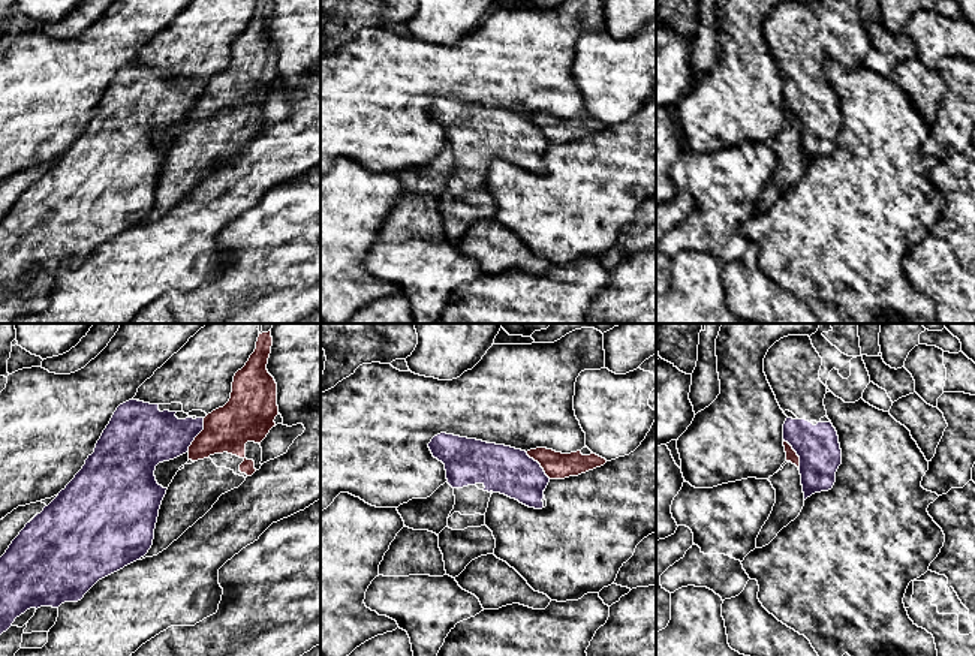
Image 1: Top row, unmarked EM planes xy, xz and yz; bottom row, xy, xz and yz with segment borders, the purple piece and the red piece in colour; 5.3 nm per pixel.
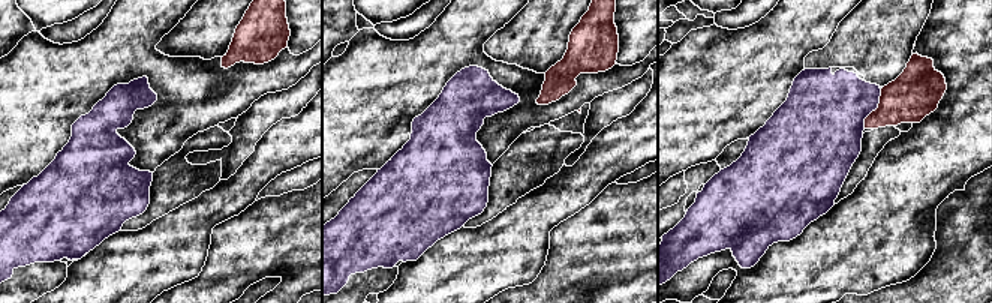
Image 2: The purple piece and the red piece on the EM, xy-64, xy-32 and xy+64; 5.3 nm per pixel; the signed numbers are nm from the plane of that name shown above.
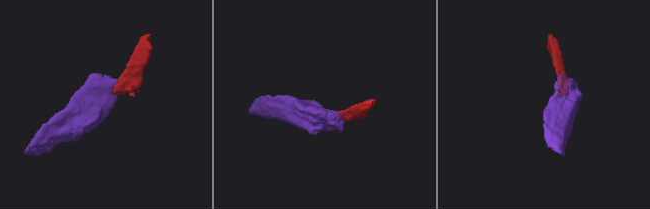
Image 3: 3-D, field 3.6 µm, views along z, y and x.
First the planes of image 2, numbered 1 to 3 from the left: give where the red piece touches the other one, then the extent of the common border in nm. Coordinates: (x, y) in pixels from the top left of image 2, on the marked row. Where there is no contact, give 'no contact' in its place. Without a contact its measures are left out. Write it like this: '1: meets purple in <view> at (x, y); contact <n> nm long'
1: no contact
2: no contact
3: meets purple in xy+64 at (875, 108); contact 240 nm long

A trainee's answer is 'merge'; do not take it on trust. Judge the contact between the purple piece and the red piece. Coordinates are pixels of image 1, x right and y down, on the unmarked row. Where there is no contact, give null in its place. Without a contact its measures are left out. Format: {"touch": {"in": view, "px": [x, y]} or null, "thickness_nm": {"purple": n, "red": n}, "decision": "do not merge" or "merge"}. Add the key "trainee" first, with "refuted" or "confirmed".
{"trainee": "refuted", "touch": {"in": "xy", "px": [198, 98]}, "thickness_nm": {"purple": 280, "red": 240}, "decision": "do not merge"}

